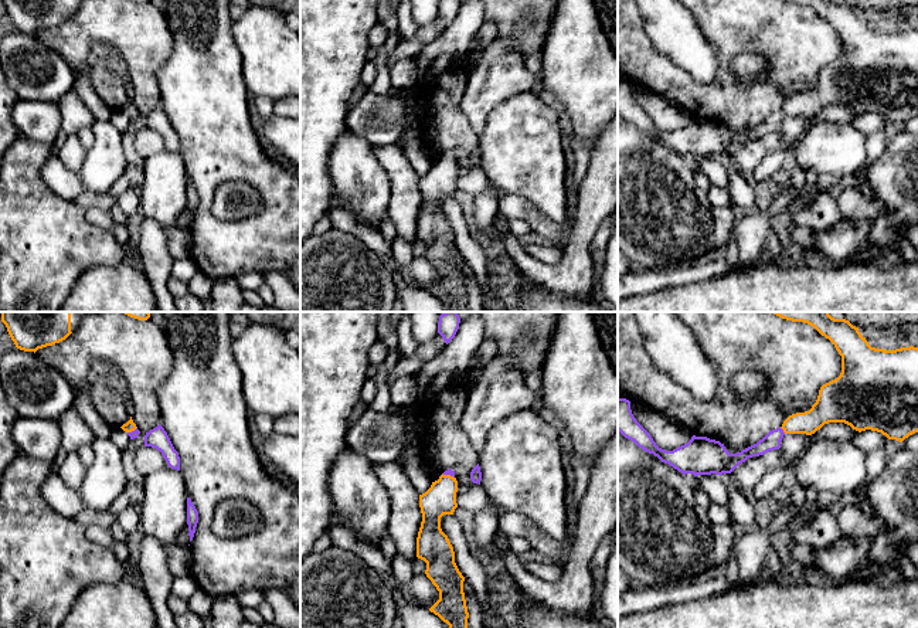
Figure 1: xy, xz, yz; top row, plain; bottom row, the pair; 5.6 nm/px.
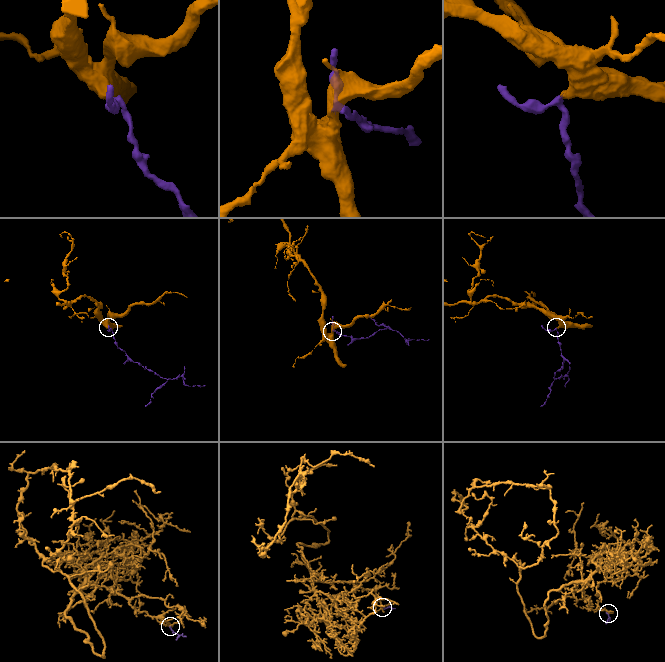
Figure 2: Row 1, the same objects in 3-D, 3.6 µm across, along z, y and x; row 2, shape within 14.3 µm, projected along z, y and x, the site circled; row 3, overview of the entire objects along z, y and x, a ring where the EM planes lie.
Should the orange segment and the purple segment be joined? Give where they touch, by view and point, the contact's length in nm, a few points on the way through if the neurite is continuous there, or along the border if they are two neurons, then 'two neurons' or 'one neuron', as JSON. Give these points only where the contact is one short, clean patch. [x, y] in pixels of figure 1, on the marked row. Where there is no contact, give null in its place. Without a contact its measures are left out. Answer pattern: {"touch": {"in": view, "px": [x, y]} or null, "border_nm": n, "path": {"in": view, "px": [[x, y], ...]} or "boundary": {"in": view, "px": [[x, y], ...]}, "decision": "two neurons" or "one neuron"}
{"touch": {"in": "yz", "px": [782, 428]}, "border_nm": 50, "path": {"in": "yz", "px": [[822, 411], [808, 423], [782, 428], [771, 441]]}, "decision": "one neuron"}

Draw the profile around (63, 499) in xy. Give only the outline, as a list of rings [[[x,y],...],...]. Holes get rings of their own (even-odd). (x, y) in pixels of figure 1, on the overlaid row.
[[[60,448],[54,465],[55,469],[45,479],[41,488],[41,495],[45,502],[60,515],[74,519],[86,506],[78,490],[68,488],[58,475],[58,468],[68,454]]]

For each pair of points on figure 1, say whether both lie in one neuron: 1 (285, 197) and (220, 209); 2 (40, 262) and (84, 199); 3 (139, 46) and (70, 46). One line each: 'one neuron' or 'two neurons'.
1: two neurons
2: two neurons
3: one neuron

